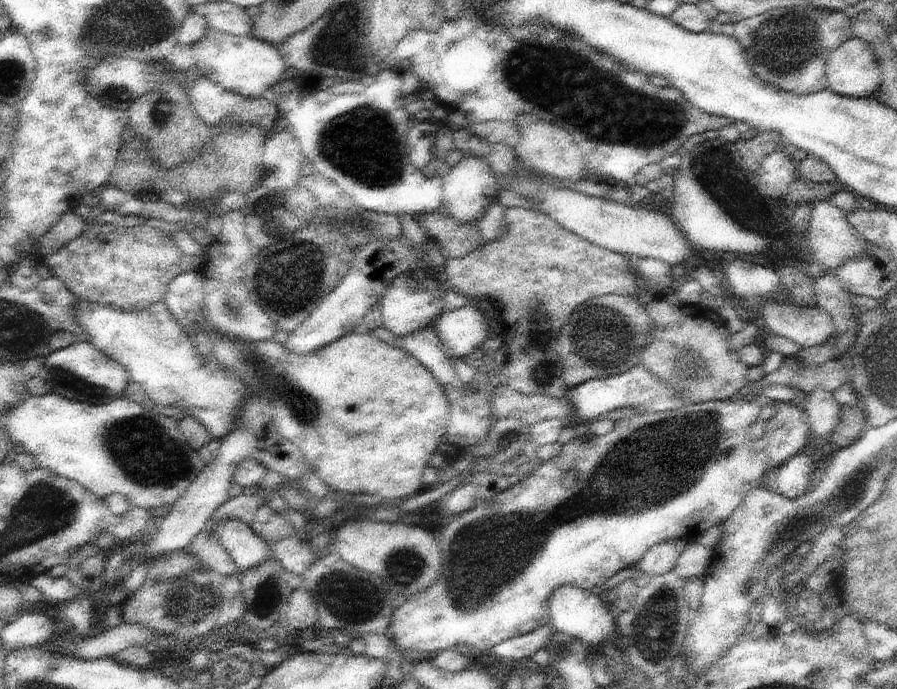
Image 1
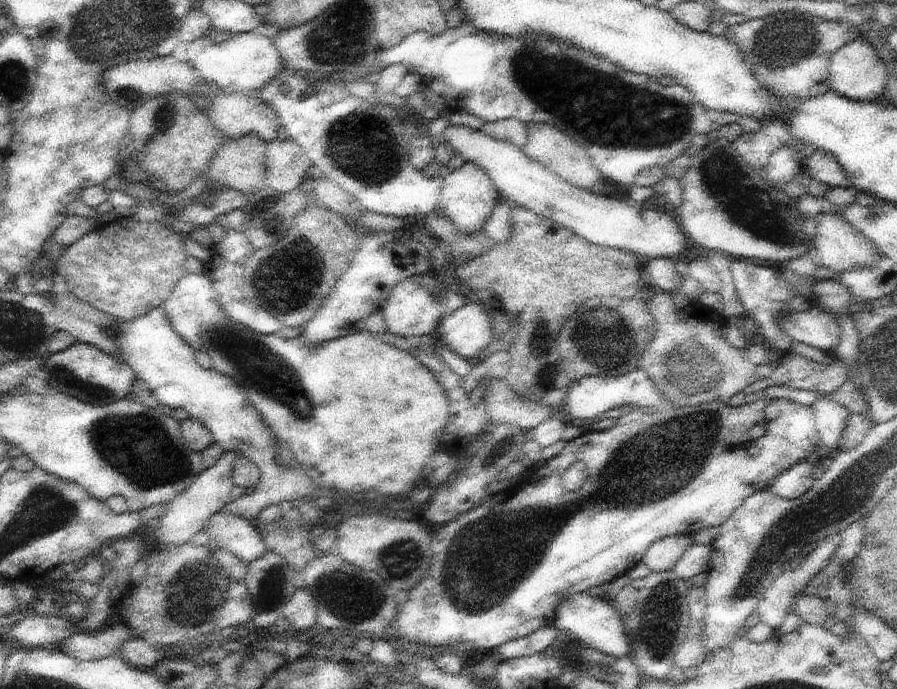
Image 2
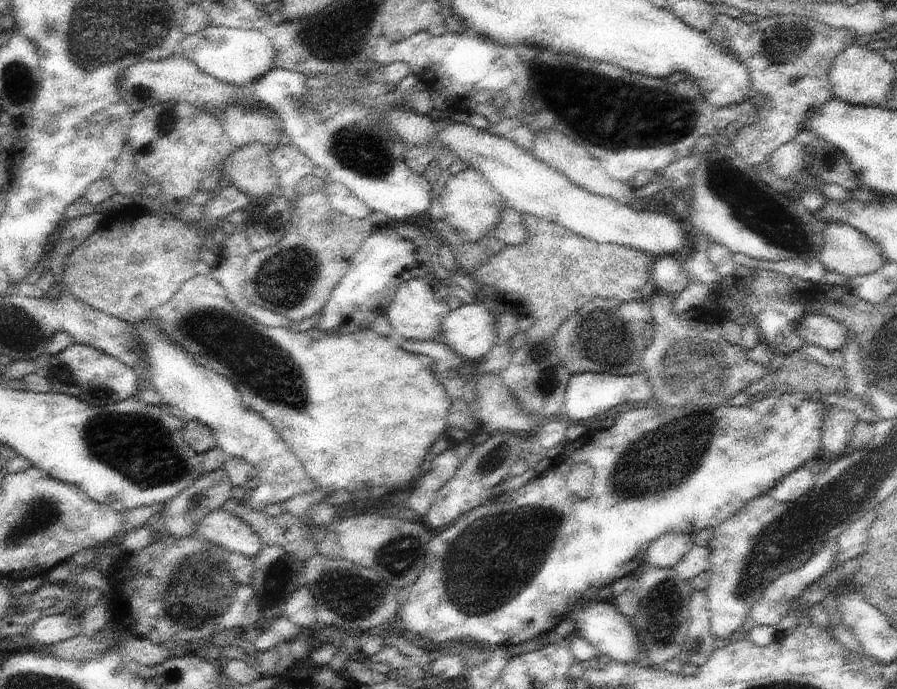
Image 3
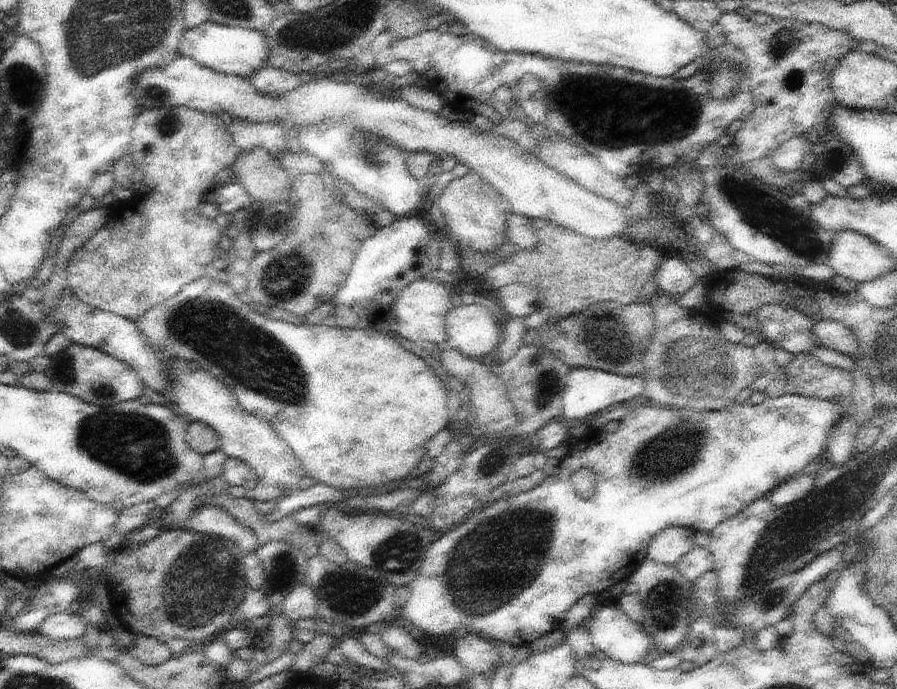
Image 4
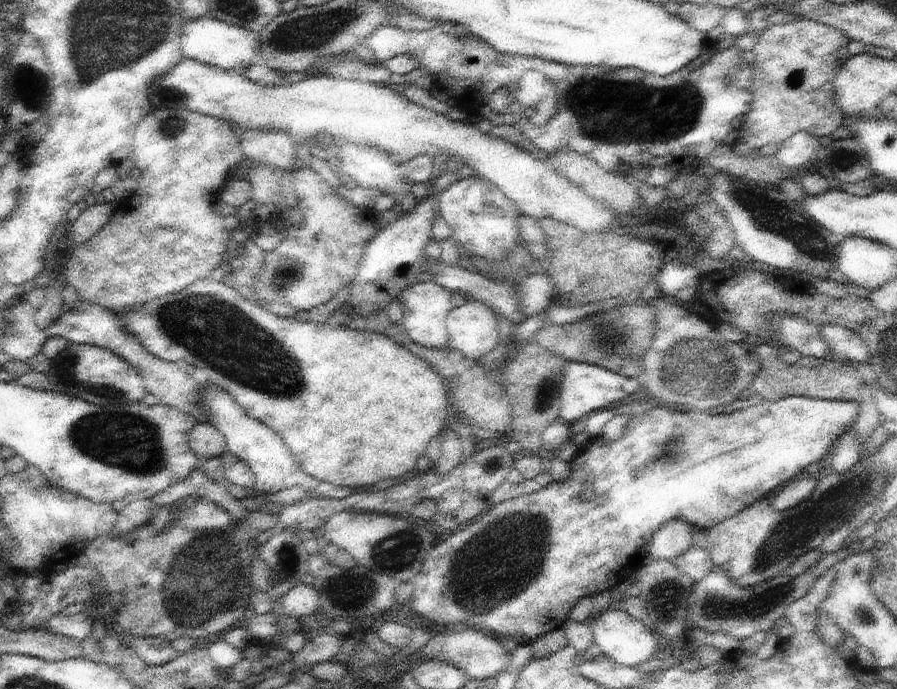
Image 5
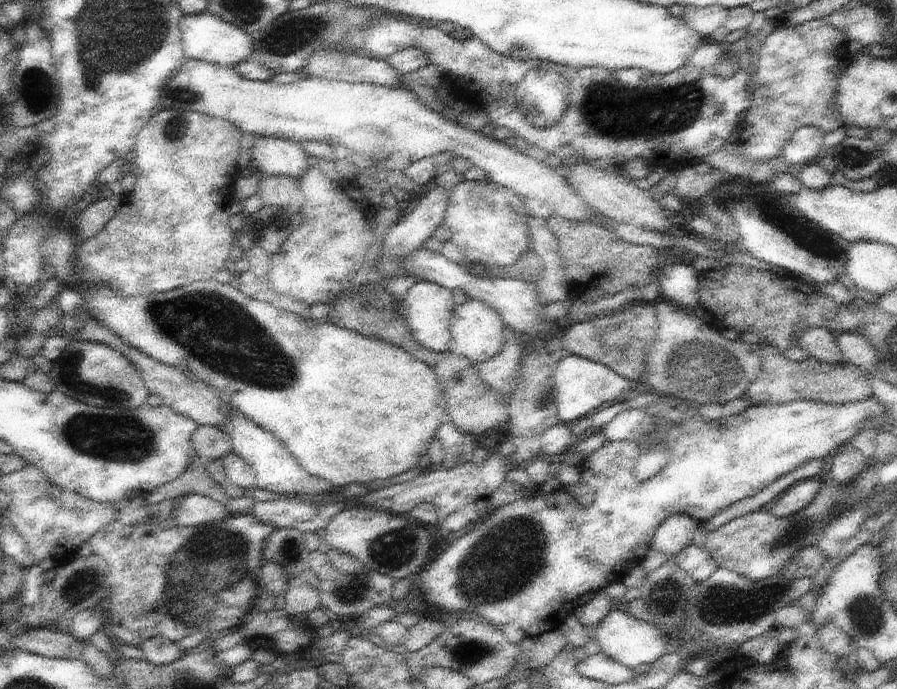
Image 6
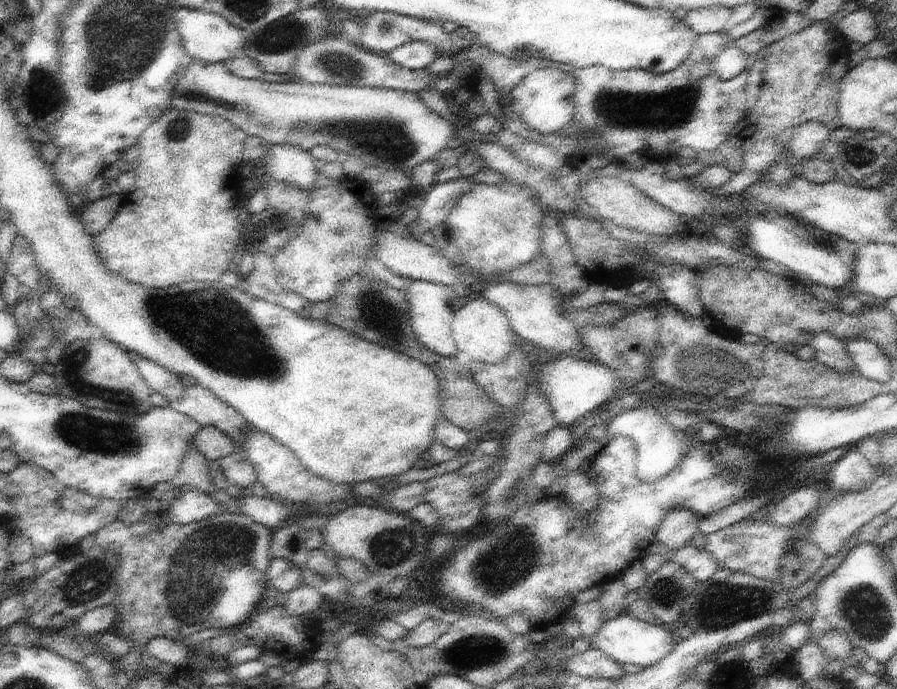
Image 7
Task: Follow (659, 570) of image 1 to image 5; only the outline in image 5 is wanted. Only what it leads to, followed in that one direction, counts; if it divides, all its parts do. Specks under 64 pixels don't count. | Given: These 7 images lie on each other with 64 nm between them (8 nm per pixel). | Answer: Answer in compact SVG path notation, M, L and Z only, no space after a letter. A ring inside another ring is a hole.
M672 519L664 523L652 537L649 554L656 560L676 560L684 554L692 545L692 531L696 527L684 519Z

